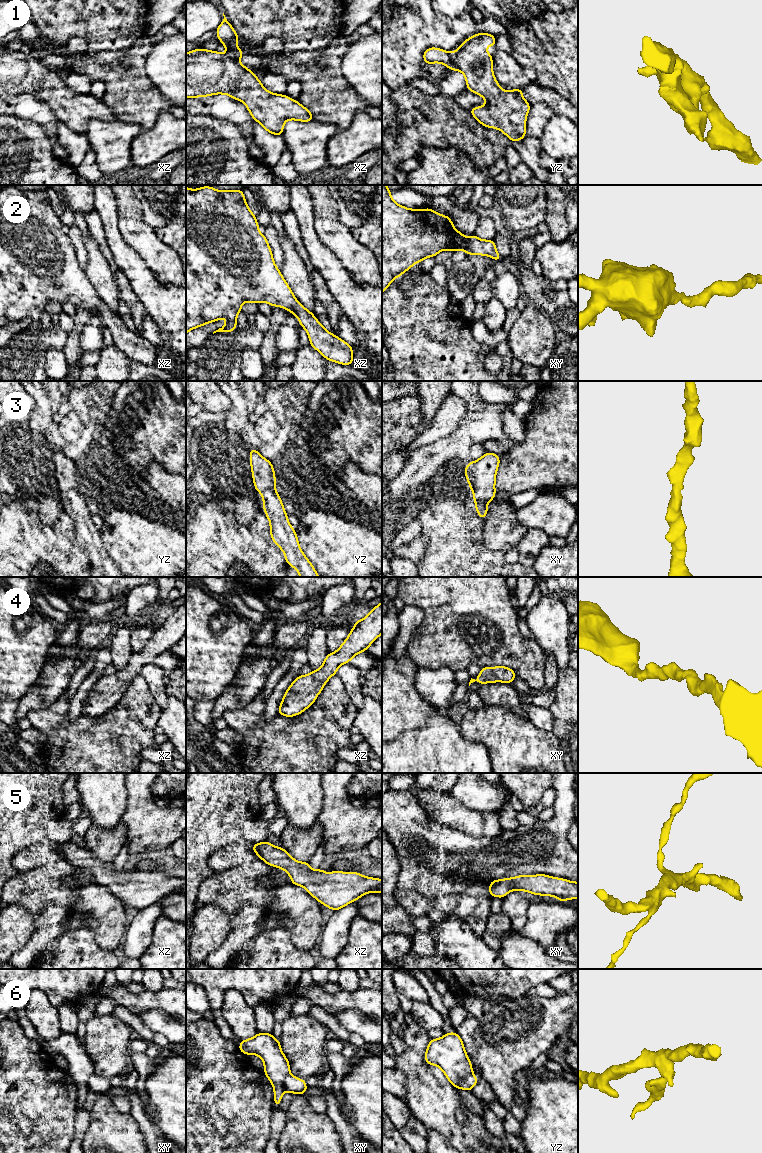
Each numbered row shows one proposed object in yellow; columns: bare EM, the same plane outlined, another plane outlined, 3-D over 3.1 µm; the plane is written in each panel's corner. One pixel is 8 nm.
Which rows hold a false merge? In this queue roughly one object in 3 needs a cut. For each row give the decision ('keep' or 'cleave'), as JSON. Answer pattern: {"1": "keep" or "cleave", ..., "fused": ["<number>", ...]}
{"1": "cleave", "2": "keep", "3": "keep", "4": "keep", "5": "keep", "6": "cleave", "fused": ["1", "6"]}

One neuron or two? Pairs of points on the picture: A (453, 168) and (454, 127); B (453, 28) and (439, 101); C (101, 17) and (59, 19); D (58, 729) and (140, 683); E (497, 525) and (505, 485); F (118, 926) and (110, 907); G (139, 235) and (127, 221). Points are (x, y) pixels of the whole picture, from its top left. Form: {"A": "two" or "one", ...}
{"A": "two", "B": "two", "C": "one", "D": "one", "E": "two", "F": "one", "G": "one"}

